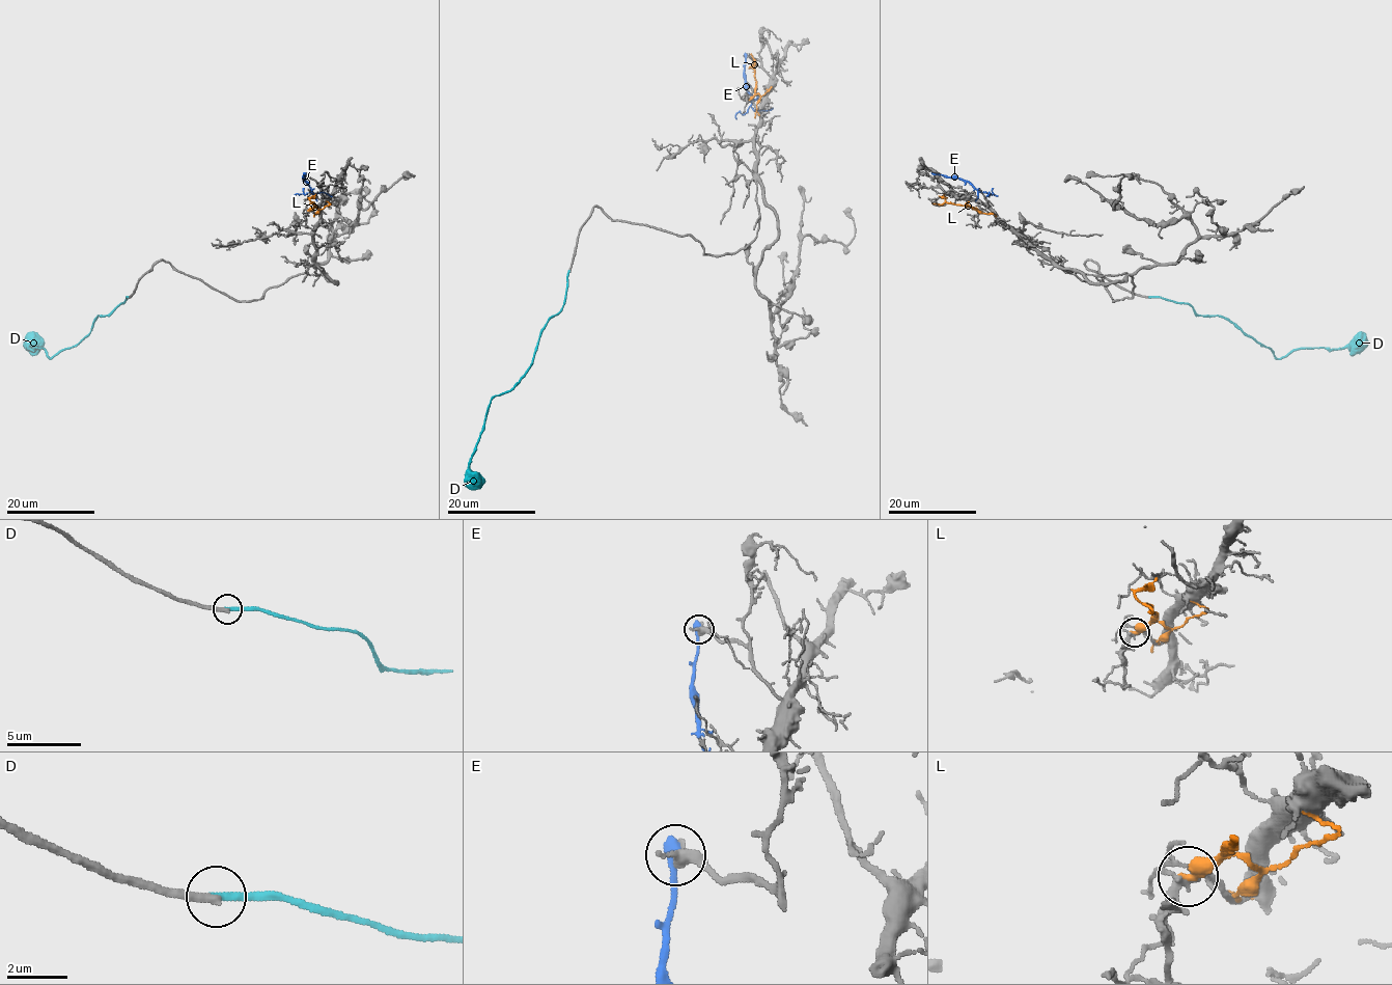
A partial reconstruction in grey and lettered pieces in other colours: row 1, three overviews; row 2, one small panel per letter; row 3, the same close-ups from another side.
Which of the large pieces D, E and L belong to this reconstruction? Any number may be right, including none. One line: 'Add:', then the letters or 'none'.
Add: none

